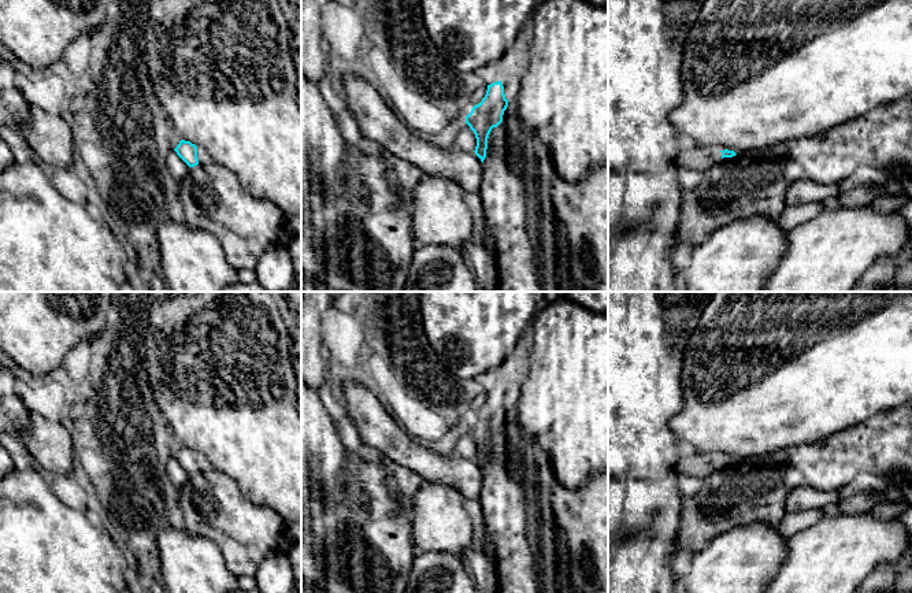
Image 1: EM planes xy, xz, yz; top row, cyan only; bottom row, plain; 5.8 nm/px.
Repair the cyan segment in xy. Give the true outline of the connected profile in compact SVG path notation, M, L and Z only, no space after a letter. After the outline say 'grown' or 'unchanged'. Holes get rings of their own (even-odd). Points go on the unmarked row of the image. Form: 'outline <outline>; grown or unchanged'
outline M181 446L174 457L189 474L197 471L208 472L214 470L205 456L197 455L190 448Z; grown

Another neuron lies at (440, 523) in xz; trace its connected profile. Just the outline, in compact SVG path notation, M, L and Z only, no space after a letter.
M426 482L411 499L412 546L416 555L426 552L452 553L463 559L463 551L472 541L472 522L464 509L466 497L441 482Z

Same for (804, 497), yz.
M798 486L793 489L785 501L785 512L808 511L837 505L841 500L835 492L822 492L812 486Z

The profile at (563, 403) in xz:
M566 296L534 315L533 346L519 399L511 408L523 436L533 436L568 489L608 471L608 314L590 311Z

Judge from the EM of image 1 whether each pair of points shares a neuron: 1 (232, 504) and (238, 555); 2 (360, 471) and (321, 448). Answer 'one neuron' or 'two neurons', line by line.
1: one neuron
2: two neurons

